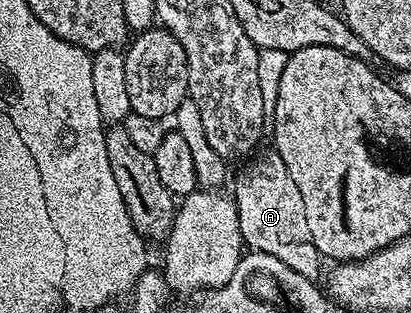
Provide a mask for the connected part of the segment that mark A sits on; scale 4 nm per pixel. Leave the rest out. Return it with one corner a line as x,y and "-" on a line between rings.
271,146
258,149
245,163
236,182
233,197
236,202
236,210
239,214
239,226
242,243
250,250
269,254
273,258
279,258
286,263
289,269
302,274
309,281
316,283
321,272
323,258
315,246
311,236
311,230
307,225
307,214
304,211
303,196
296,186
295,180
291,178
290,170
282,155

